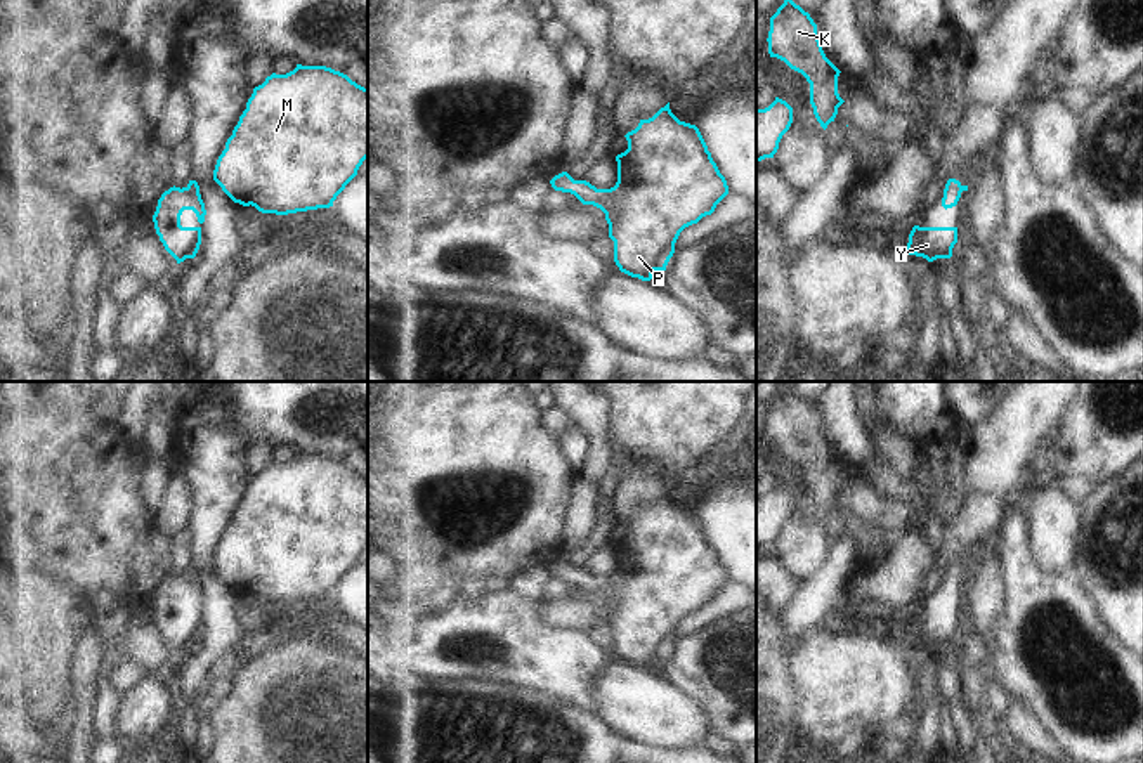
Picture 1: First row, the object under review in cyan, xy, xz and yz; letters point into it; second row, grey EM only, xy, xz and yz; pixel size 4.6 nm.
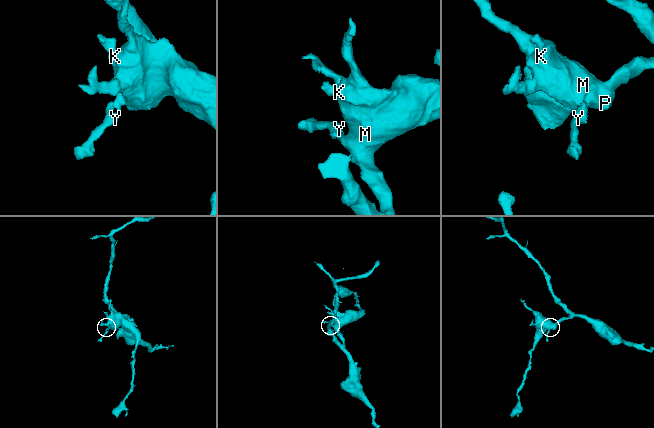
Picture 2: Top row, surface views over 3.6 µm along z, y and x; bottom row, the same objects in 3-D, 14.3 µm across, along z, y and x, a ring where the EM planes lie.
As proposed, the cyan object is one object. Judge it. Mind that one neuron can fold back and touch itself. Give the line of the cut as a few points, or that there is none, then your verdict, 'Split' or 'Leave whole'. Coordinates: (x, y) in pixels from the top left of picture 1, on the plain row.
No split. Leave whole

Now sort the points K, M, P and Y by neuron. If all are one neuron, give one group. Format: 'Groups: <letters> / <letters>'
Groups: K M P Y

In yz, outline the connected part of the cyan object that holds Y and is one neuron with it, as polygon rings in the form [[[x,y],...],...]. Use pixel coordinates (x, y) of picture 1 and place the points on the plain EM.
[[[914,614],[909,623],[905,640],[923,645],[928,650],[937,647],[950,647],[957,631],[957,616],[919,616]]]

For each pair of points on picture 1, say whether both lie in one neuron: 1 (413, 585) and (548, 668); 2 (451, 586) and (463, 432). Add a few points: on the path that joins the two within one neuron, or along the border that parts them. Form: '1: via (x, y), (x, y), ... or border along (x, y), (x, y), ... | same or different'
1: border along (470, 586), (441, 611), (420, 602), (410, 602) | different
2: border along (413, 560), (434, 560), (450, 566), (472, 586) | different

